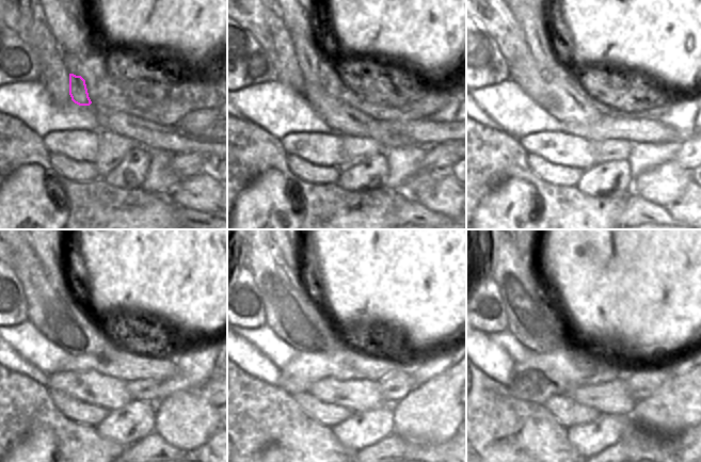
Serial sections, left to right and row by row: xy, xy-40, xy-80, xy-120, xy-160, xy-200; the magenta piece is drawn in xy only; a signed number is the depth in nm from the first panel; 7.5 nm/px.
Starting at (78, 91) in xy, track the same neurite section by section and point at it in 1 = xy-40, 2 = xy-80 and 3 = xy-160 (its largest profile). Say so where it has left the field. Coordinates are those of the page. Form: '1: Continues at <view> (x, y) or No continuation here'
1: Continues at xy-40 (309, 61)
2: Continues at xy-80 (545, 51)
3: Continues at xy-160 (289, 251).

